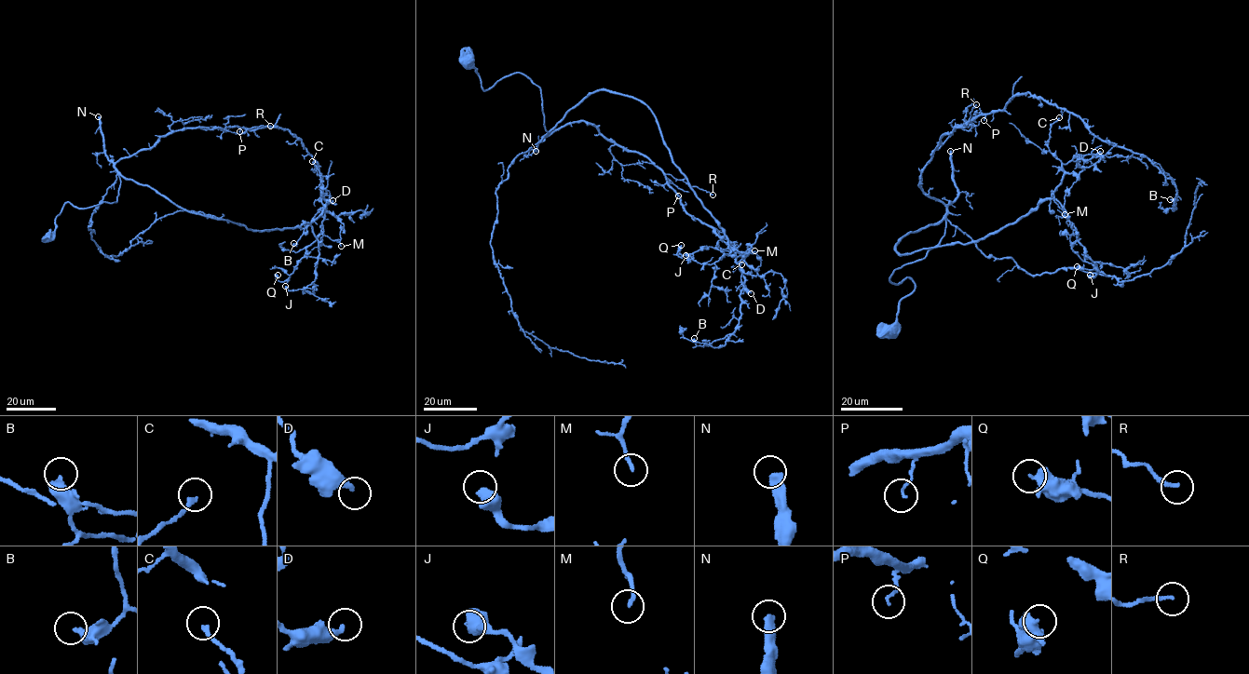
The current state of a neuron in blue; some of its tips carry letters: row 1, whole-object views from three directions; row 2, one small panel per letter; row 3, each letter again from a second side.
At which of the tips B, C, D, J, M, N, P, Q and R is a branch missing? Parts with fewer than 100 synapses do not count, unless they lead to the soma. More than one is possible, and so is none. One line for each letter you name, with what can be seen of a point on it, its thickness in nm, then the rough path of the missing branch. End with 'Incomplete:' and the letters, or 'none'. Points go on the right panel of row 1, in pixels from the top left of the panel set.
N: (950, 151) | 400 nm | (950, 151), (971, 91), (1052, 16), (1090, 19), (1085, 85), (1126, 139), (1125, 122)
Incomplete: N

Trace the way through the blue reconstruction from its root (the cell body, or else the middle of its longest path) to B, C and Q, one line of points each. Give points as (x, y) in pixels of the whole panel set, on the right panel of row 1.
B: (892, 329), (915, 287), (890, 276), (945, 227), (924, 167), (1015, 96), (1144, 155), (1170, 199)
C: (892, 329), (915, 287), (890, 276), (945, 221), (896, 243), (902, 255), (977, 241), (1050, 199), (1059, 117)
Q: (892, 329), (915, 287), (889, 277), (938, 244), (929, 224), (894, 249), (1054, 198), (1077, 266)

